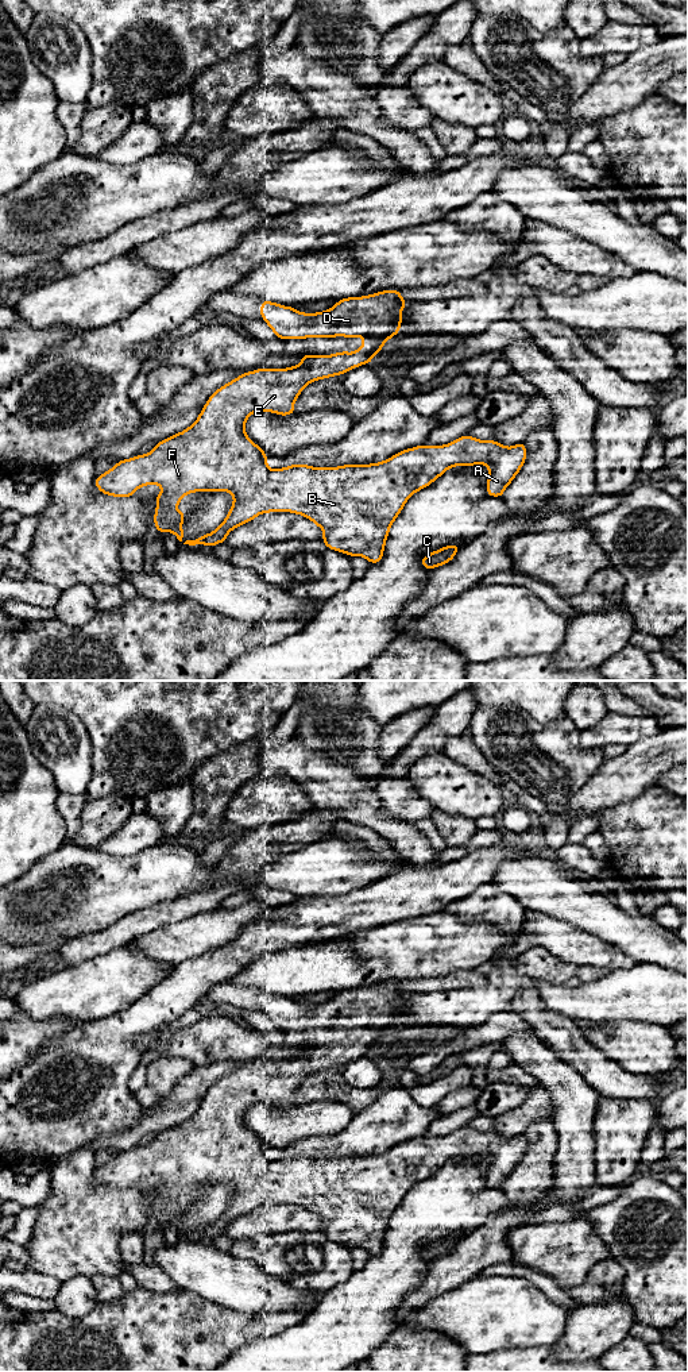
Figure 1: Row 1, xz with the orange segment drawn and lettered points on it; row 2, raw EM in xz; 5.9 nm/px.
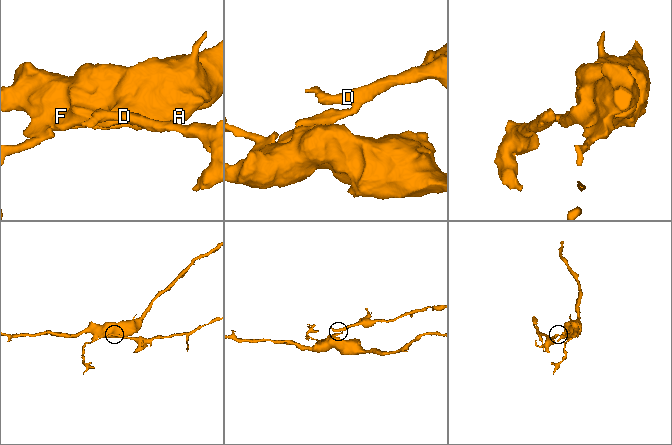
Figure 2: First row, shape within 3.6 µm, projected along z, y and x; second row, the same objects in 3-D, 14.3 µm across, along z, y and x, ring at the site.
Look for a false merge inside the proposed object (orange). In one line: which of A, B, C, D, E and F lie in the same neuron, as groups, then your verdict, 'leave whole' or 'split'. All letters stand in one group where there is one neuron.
groups A B C D E F; leave whole

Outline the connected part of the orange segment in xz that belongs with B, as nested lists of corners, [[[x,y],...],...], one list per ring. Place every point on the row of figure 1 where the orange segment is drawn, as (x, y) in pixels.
[[[395,289],[382,290],[360,297],[345,297],[339,300],[332,308],[314,313],[299,312],[294,307],[285,307],[282,304],[262,300],[260,317],[274,331],[274,336],[278,339],[299,340],[308,338],[337,336],[349,339],[362,336],[364,343],[353,352],[348,352],[345,350],[329,355],[310,355],[305,352],[302,354],[302,361],[297,366],[290,366],[286,369],[260,367],[254,371],[243,373],[240,377],[236,377],[231,382],[220,386],[206,400],[197,420],[190,427],[167,439],[159,440],[156,446],[144,455],[139,454],[135,458],[119,460],[112,469],[96,477],[94,486],[103,494],[125,498],[132,497],[142,486],[159,485],[162,492],[154,497],[156,501],[154,527],[159,533],[174,533],[179,542],[182,542],[183,537],[182,523],[185,520],[185,513],[183,510],[177,510],[175,508],[181,500],[196,492],[229,492],[233,496],[233,502],[224,521],[213,532],[205,533],[193,540],[186,540],[183,544],[204,544],[213,547],[227,542],[227,536],[232,529],[252,521],[262,513],[289,512],[301,514],[321,528],[325,532],[321,540],[329,550],[343,552],[348,556],[363,556],[371,564],[382,560],[390,528],[402,512],[407,500],[414,493],[432,485],[447,470],[455,466],[486,465],[488,467],[488,479],[486,483],[487,494],[490,497],[503,497],[506,487],[521,471],[527,458],[525,443],[517,443],[513,447],[506,447],[491,439],[480,440],[469,435],[463,435],[444,446],[420,444],[413,448],[406,448],[378,463],[341,465],[337,467],[313,467],[310,465],[294,463],[291,466],[271,470],[267,466],[268,455],[246,433],[246,421],[252,413],[264,411],[279,416],[290,416],[295,412],[294,402],[306,385],[318,379],[343,375],[352,369],[371,363],[372,357],[384,347],[384,343],[401,332],[402,309],[407,302],[409,301],[401,296],[401,290]]]

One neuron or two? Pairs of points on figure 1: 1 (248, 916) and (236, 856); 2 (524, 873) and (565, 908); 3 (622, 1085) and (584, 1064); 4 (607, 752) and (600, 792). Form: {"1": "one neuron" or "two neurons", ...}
{"1": "two neurons", "2": "one neuron", "3": "one neuron", "4": "two neurons"}

